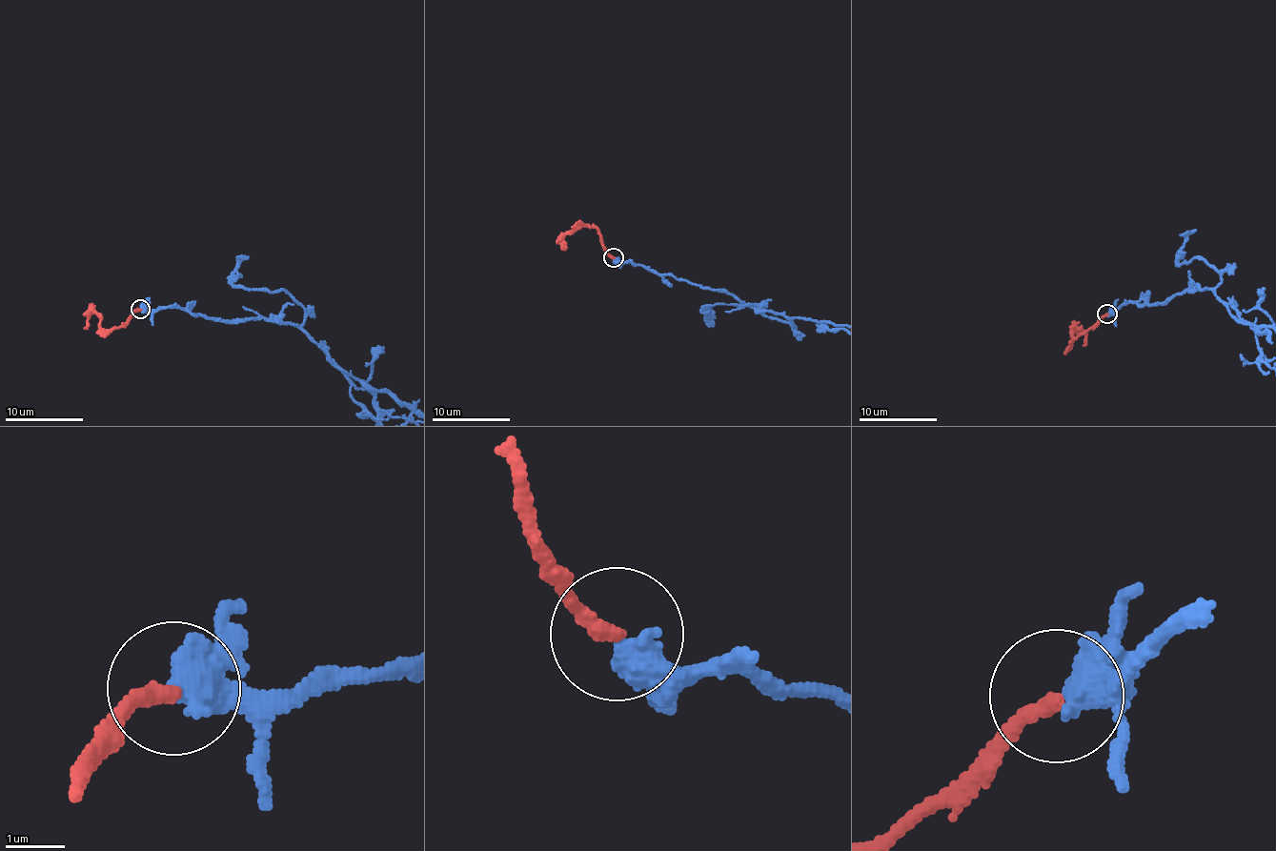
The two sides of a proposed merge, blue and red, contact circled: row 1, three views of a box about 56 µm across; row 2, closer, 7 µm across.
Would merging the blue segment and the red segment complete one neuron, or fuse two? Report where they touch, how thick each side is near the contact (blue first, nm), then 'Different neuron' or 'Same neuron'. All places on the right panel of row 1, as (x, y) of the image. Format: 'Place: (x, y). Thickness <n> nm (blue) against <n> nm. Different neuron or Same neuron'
Place: (1106, 314). Thickness 550 nm (blue) against 240 nm. Same neuron

